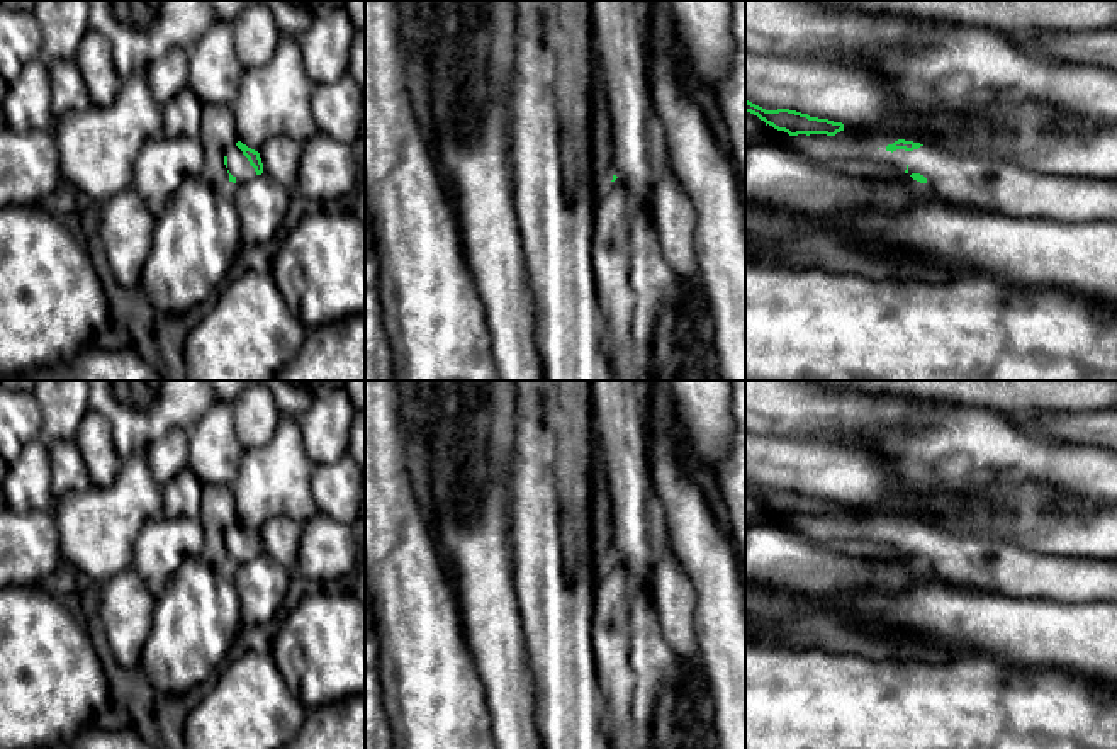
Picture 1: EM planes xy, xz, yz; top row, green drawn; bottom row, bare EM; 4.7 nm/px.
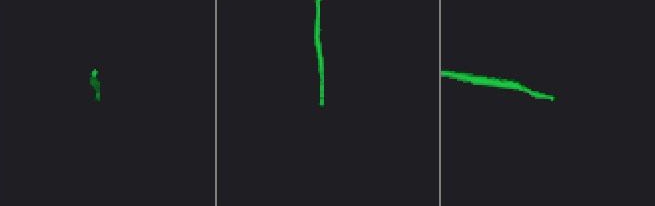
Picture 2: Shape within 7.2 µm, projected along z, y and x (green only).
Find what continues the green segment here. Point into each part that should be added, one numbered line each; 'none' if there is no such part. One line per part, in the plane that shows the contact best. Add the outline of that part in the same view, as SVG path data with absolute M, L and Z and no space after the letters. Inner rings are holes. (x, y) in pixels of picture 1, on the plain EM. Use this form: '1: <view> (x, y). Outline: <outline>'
1: yz (982, 559). Outline: M920 527L913 532L896 530L893 537L901 554L923 555L939 577L954 584L991 589L1012 598L1047 598L1064 603L1117 601L1117 560L1036 552L1003 540L993 530L956 533Z

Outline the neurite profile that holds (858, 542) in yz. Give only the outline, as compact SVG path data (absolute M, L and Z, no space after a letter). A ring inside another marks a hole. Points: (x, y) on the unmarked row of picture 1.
M888 491L878 503L844 504L835 516L798 515L789 516L745 493L745 528L769 525L788 532L796 532L815 543L857 555L890 560L912 559L901 554L895 537L886 530L898 520L920 523L923 527L944 528L947 532L968 532L968 499L952 491L942 506L935 506L930 496L918 491Z

